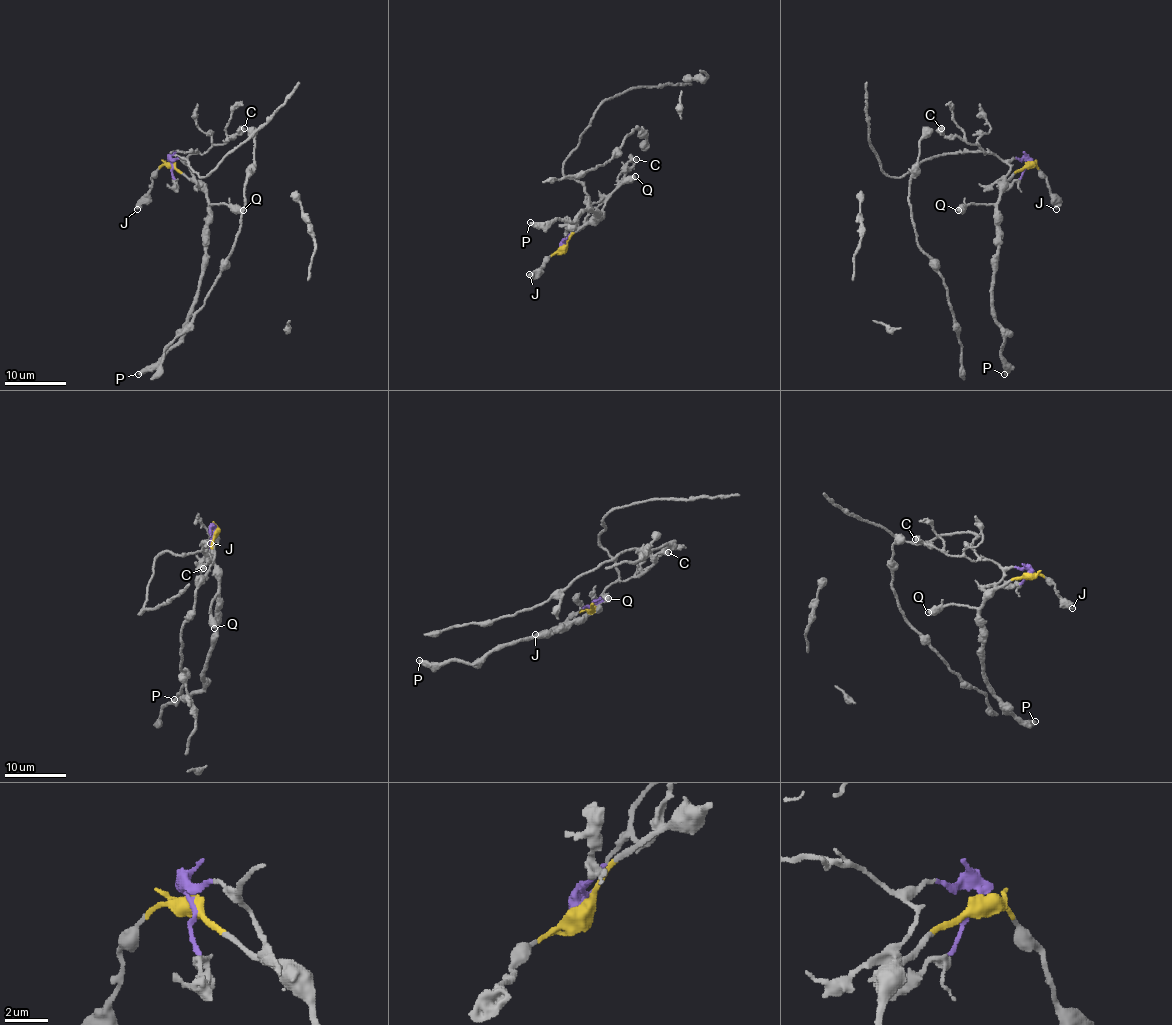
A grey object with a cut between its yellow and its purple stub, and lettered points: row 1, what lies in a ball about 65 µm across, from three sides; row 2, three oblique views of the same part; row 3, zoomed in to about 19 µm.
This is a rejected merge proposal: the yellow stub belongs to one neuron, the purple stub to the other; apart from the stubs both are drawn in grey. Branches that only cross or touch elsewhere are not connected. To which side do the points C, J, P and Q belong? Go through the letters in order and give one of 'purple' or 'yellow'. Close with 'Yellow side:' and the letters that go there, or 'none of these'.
C: purple
J: yellow
P: yellow
Q: yellow
Yellow side: J, P, Q

